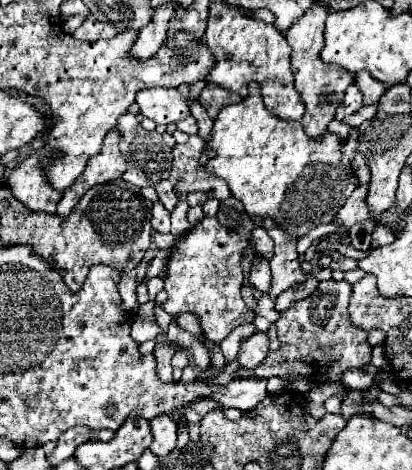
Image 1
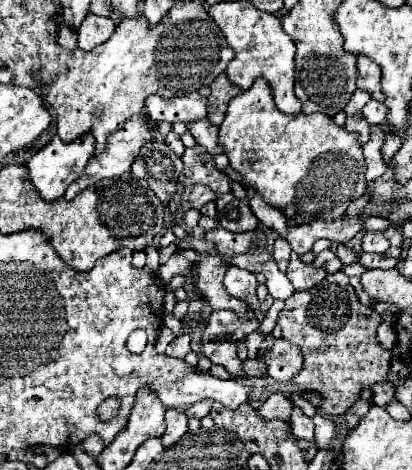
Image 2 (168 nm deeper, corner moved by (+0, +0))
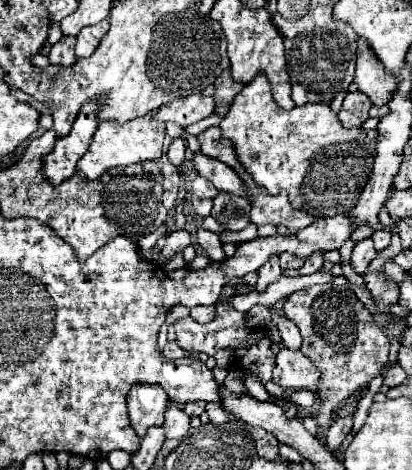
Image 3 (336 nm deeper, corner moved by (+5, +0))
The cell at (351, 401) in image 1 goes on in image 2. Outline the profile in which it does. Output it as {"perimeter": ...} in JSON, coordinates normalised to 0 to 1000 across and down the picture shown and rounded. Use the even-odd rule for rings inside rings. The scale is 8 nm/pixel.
{"perimeter":[[[833,579],[794,583],[755,617],[716,621],[697,634],[672,689],[687,702],[687,719],[726,732],[735,753],[735,783],[706,804],[706,813],[726,821],[726,830],[779,838],[784,881],[837,881],[876,847],[876,830],[939,809],[949,753],[915,728],[925,672],[867,638],[857,609]]]}

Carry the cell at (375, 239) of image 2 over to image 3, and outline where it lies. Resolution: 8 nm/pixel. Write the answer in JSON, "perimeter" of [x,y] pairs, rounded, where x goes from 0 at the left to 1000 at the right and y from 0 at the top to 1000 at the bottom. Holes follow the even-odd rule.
{"perimeter":[[[888,506],[888,511],[864,515],[864,523],[859,523],[859,532],[854,532],[854,553],[850,553],[850,562],[854,562],[854,570],[859,570],[864,583],[883,587],[888,574],[893,574],[893,566],[898,566],[898,557],[903,557],[913,545],[917,545],[917,536],[908,532],[903,506]]]}

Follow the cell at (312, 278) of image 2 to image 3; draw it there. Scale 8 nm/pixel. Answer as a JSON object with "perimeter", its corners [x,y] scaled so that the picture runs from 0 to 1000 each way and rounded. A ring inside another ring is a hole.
{"perimeter":[[[762,536],[762,540],[752,540],[748,549],[743,549],[743,562],[728,570],[728,579],[733,583],[762,583],[762,579],[772,579],[777,570],[782,570],[782,557],[786,557],[786,536]]]}

